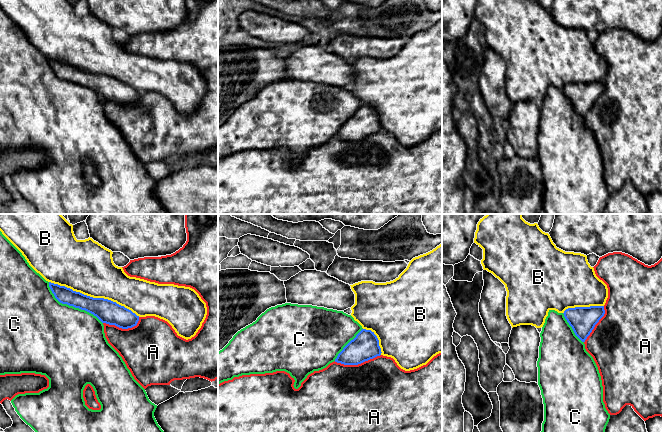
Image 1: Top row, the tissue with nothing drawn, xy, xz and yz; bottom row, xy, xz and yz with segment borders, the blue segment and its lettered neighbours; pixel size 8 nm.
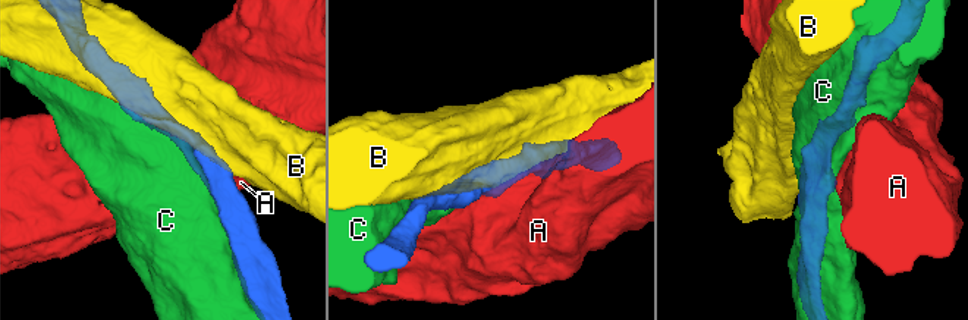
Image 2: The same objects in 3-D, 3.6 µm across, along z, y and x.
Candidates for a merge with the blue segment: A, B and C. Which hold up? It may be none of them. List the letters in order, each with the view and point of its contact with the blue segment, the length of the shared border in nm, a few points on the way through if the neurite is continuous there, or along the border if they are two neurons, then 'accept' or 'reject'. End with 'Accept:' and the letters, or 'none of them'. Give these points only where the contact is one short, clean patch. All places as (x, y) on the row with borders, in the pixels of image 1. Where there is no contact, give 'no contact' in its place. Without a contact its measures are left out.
A: xz (357, 364) | 380 nm | reject
B: xy (94, 298) | 800 nm | reject
C: xy (71, 305) | 550 nm | accept
Accept: C

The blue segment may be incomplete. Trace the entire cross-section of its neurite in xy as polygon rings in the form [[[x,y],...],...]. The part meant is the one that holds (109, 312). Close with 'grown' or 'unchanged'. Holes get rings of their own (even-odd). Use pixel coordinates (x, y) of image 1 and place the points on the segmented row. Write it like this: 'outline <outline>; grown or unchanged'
outline [[[0,231],[0,375],[35,373],[45,375],[49,379],[47,389],[39,393],[18,394],[11,400],[17,414],[35,432],[164,432],[154,417],[157,405],[149,400],[145,389],[134,379],[122,357],[108,343],[104,333],[104,323],[128,329],[136,326],[138,321],[139,316],[116,302],[104,298],[93,298],[65,286],[46,281]],[[87,384],[93,387],[96,398],[101,405],[100,410],[92,410],[85,405],[83,390]]]; grown

